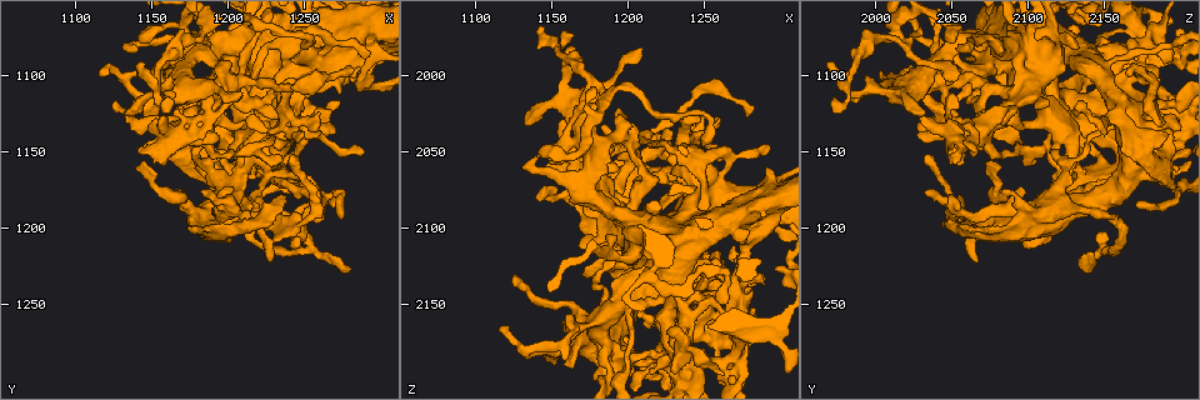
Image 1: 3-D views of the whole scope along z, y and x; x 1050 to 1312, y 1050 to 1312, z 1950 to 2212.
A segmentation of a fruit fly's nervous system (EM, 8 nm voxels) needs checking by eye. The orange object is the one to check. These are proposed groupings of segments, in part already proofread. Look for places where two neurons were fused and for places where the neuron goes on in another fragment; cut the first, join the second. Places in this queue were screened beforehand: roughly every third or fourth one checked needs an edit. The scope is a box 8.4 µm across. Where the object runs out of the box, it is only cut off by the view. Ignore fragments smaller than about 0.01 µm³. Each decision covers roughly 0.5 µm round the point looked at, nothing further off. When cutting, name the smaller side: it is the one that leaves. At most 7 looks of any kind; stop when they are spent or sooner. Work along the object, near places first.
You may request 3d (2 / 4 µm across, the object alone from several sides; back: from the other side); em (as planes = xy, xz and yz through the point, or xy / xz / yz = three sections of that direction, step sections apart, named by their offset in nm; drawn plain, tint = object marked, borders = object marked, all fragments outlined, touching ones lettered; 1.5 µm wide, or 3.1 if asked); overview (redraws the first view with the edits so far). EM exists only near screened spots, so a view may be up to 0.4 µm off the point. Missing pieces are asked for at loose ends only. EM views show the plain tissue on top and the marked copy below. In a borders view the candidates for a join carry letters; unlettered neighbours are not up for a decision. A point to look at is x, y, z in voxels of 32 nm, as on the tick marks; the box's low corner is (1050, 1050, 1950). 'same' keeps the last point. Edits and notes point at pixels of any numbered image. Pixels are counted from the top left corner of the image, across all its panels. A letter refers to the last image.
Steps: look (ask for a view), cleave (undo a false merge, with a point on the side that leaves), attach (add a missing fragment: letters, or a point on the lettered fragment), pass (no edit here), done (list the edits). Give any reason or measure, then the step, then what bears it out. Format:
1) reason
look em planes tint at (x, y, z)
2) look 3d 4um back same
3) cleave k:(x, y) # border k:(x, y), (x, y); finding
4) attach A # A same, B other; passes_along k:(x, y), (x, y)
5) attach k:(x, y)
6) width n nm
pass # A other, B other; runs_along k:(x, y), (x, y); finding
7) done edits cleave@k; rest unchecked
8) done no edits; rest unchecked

sharp bend
look 3d 4um at (1266, 1086, 2198)

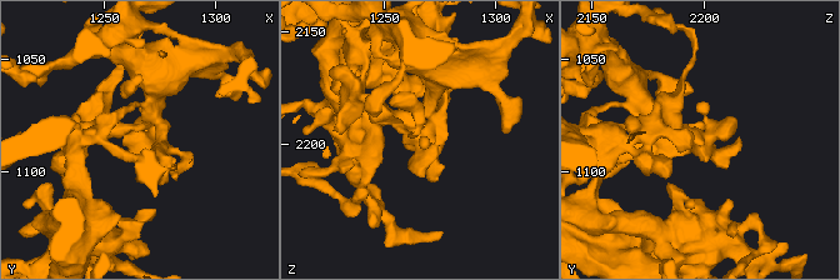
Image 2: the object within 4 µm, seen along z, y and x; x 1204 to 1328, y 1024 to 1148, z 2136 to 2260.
need the tissue
look em xy step 4 tint at (1267, 1084, 2196)

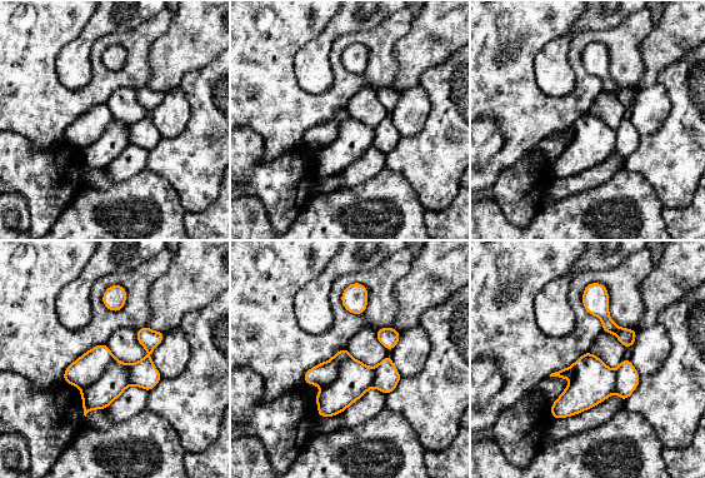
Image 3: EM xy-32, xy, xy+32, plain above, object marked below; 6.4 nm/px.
look em planes borders same

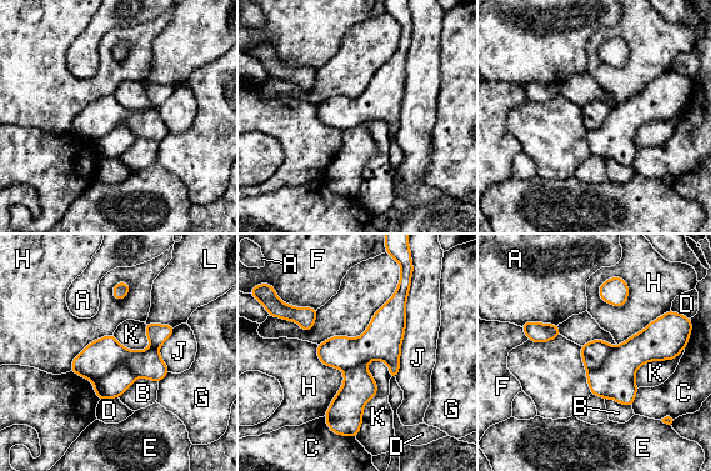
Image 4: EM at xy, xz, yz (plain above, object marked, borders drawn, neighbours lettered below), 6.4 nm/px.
pass # A other, B other, C other, D other, E other, F other, G other, H other, J other, K other, L other; border 4:(379, 359), (355, 436); all the same neuron

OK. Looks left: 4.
free end
look em planes tint at (1172, 1116, 2114)

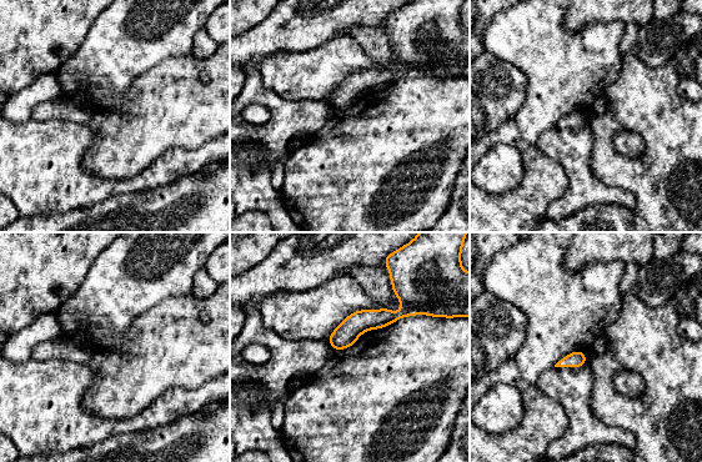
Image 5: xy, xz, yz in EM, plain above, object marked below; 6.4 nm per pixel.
look em planes borders same

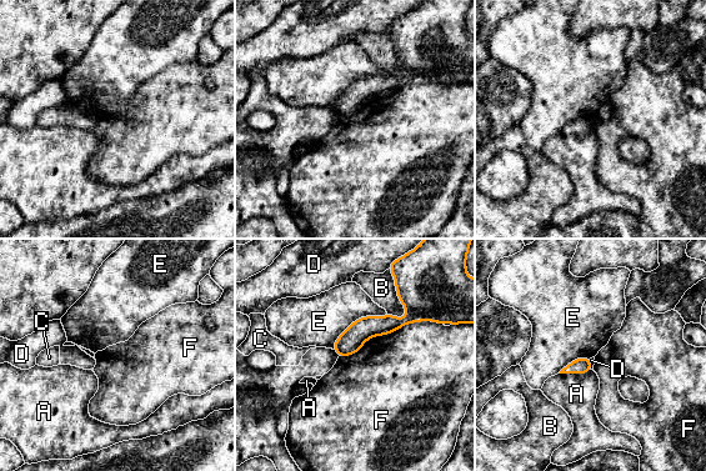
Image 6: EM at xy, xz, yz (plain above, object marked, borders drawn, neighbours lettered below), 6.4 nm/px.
longest_contact F 650 nm
pass # A other, B other, C other, D other, E other, F other; no lettered fragment goes on from it

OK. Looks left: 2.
sudden change in width
look em yz step 4 borders at (1194, 1108, 1998)

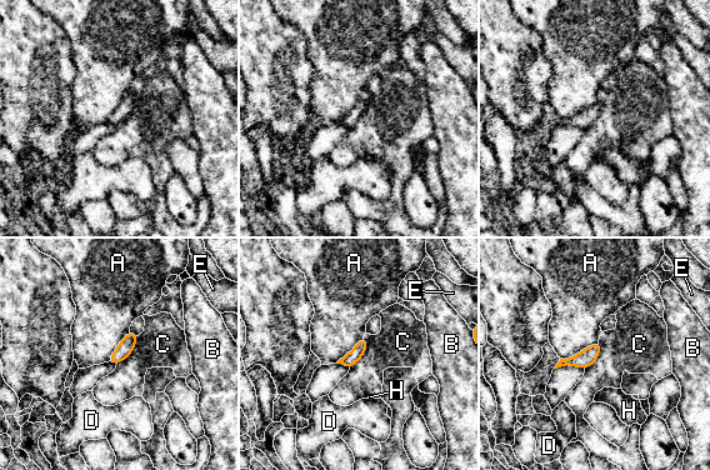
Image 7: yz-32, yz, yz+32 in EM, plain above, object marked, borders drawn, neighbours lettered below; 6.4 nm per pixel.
width 90 nm
pass # A other, B other, C other, D other, E other, H other; border 7:(364, 336), (366, 349), (350, 368); continuous, no second neuron

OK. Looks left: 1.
done no edits; rest unchecked

